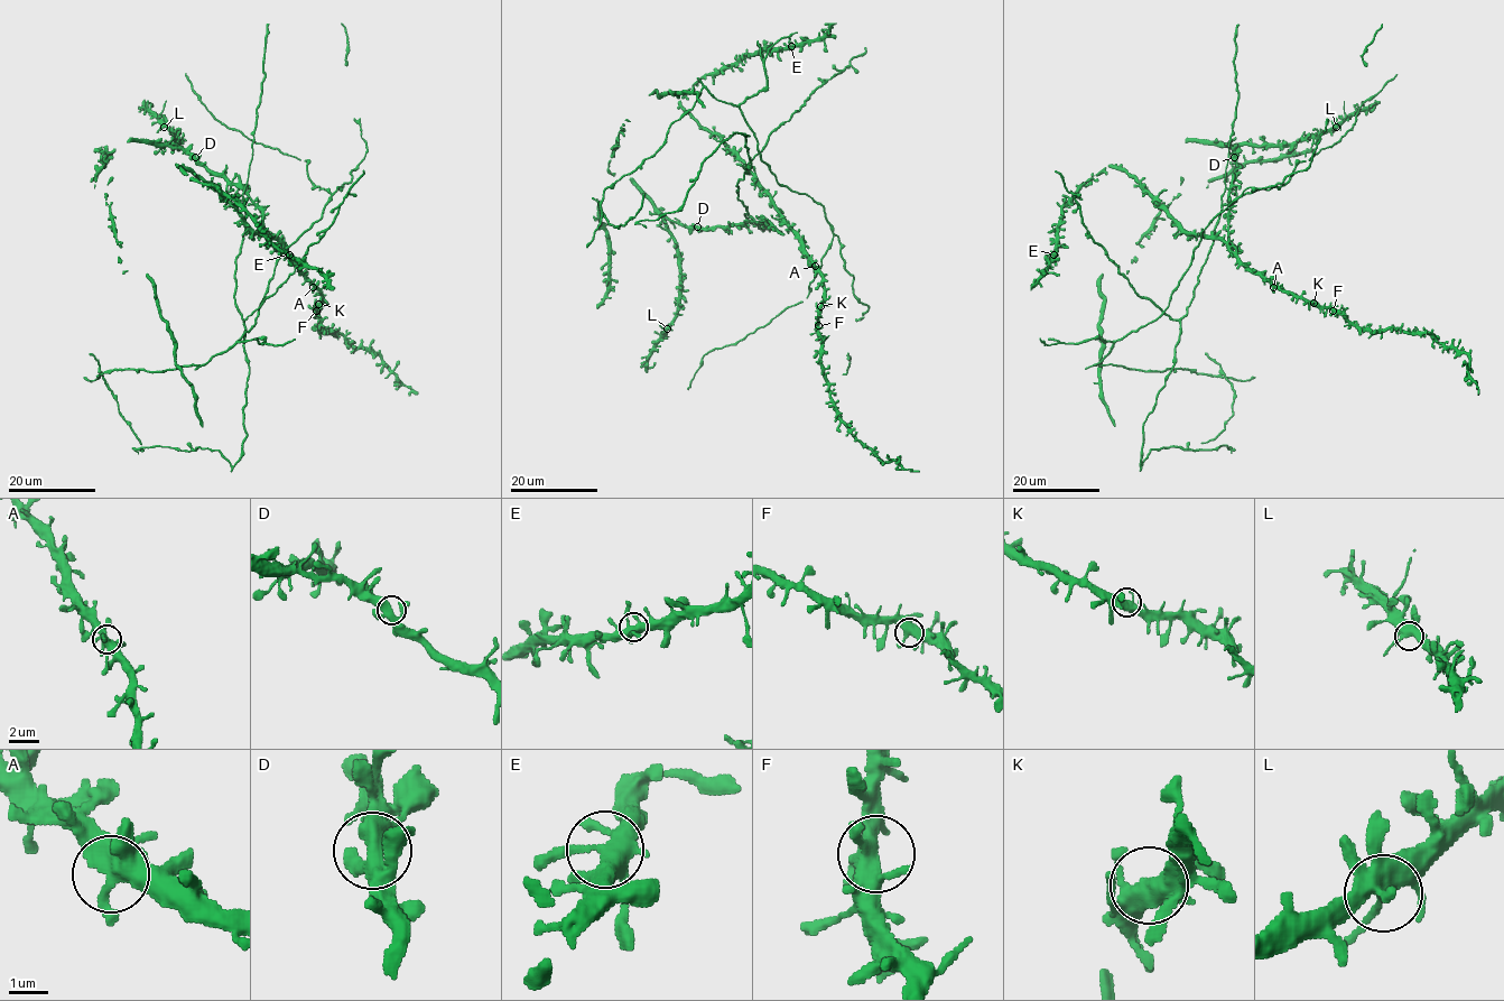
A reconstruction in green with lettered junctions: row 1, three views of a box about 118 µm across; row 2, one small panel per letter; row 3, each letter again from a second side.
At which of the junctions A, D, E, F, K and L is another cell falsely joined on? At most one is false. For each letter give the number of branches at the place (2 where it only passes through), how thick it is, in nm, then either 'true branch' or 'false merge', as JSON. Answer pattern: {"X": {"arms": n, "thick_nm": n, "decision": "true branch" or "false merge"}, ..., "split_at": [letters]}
{"A": {"arms": 7, "thick_nm": 440, "decision": "true branch"}, "D": {"arms": 4, "thick_nm": 400, "decision": "true branch"}, "E": {"arms": 5, "thick_nm": 440, "decision": "true branch"}, "F": {"arms": 5, "thick_nm": 440, "decision": "true branch"}, "K": {"arms": 5, "thick_nm": 440, "decision": "true branch"}, "L": {"arms": 6, "thick_nm": 440, "decision": "true branch"}, "split_at": []}

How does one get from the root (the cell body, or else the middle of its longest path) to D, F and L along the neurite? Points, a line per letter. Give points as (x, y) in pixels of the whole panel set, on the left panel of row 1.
D: (239, 253), (244, 232), (242, 193), (245, 187), (214, 175), (195, 157)
F: (239, 253), (245, 187), (248, 197), (262, 212), (265, 240), (279, 243), (321, 292), (316, 311)
L: (239, 253), (245, 187), (229, 184), (180, 149), (166, 146), (177, 140), (165, 126)

